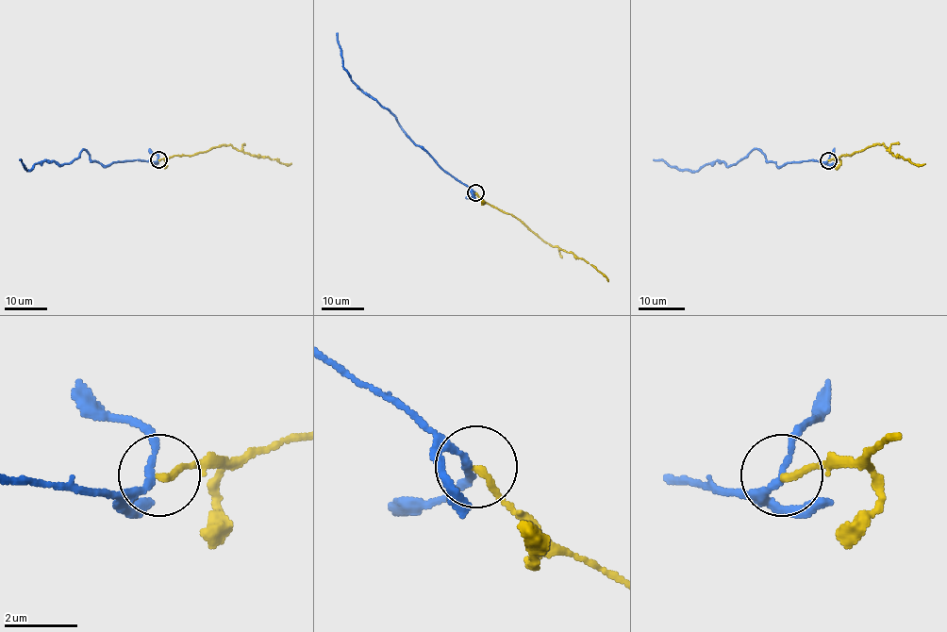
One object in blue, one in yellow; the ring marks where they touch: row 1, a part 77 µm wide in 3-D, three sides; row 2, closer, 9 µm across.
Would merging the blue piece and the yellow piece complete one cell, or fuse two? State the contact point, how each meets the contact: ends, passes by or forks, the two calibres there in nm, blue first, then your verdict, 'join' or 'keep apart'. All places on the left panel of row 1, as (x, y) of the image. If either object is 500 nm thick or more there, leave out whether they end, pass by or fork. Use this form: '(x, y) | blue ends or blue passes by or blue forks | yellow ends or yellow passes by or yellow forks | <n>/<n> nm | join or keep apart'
(158, 159) | blue passes by | yellow ends | 170/190 nm | join

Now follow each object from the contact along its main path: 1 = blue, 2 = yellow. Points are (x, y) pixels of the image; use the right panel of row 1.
1: (828, 159), (778, 167), (755, 148), (737, 163), (713, 160), (698, 170), (679, 170), (653, 159)
2: (828, 159), (882, 143), (892, 155), (907, 158), (915, 164), (925, 163)

